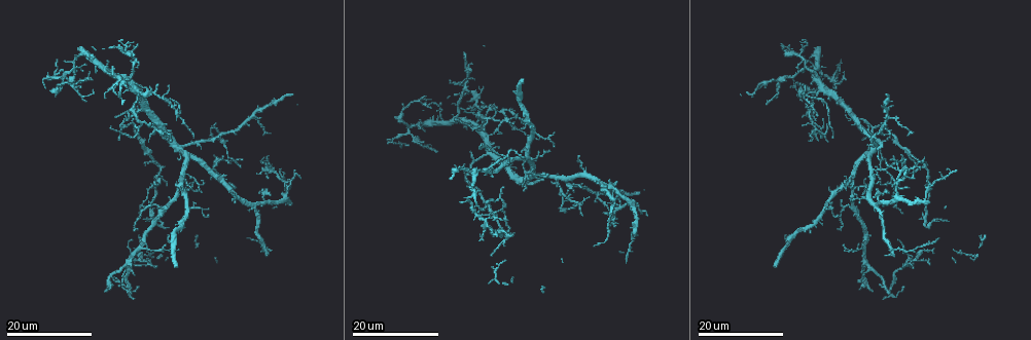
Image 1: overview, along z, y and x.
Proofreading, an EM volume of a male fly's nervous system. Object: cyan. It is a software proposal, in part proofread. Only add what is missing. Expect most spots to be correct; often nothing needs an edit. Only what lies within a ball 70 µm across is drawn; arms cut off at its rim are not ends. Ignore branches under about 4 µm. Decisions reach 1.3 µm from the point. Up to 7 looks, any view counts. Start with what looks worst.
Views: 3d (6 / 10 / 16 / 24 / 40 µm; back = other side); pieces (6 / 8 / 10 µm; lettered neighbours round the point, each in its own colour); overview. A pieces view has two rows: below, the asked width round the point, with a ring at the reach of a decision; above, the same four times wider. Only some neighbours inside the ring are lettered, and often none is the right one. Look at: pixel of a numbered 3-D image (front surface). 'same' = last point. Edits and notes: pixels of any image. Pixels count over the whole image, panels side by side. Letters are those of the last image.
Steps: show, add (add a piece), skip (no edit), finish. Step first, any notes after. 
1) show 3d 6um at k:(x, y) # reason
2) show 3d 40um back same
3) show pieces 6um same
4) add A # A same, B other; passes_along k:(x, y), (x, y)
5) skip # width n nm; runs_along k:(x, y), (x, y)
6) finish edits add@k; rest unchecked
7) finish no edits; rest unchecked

show 3d 24um at 1:(137, 231) # tapers out

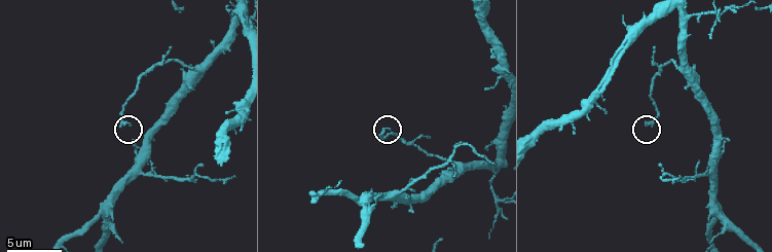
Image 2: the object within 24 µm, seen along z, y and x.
show pieces 6um at 2:(646, 122)

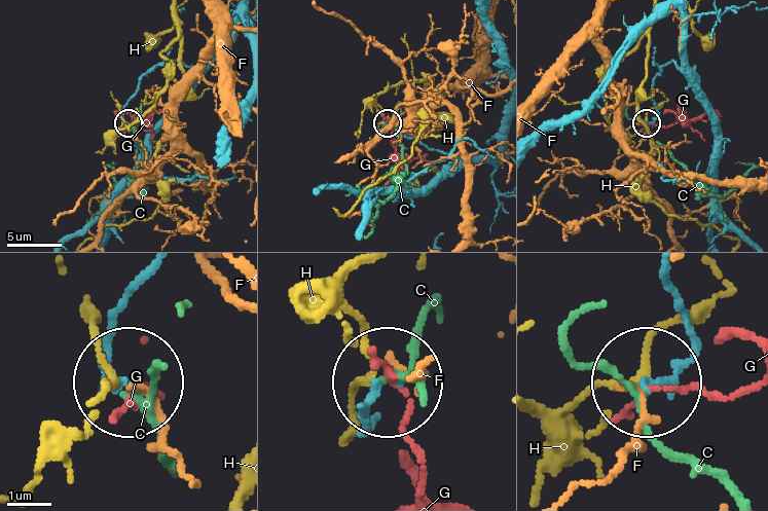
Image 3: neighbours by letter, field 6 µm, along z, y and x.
skip # C other, F other, G other, H other; none of them fits

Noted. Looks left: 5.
show 3d 24um at 1:(159, 83) # an open end

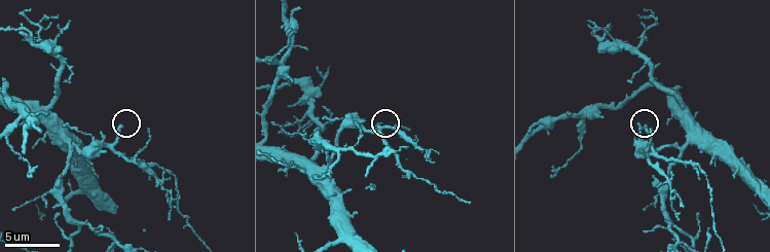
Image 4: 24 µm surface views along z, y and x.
show pieces 8um at 4:(119, 127)

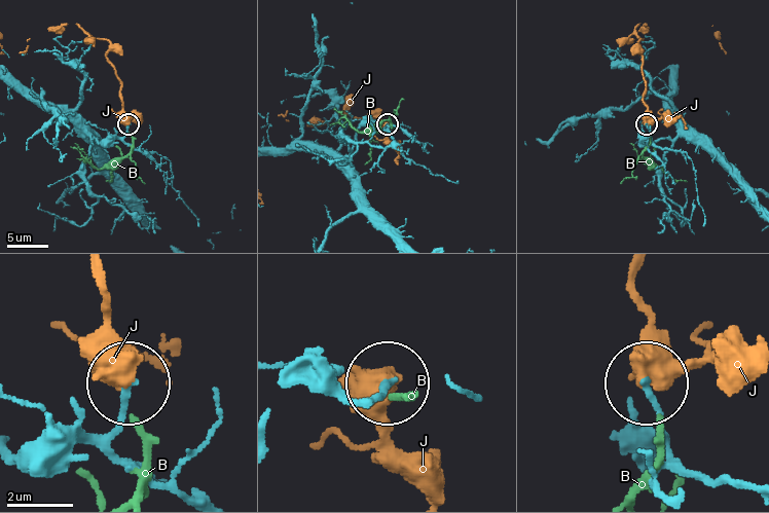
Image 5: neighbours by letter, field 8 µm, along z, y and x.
skip # B other, J other; runs_along 5:(295, 386), (329, 386), (362, 402), (383, 388); no lettered piece goes on from it

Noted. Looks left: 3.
show 3d 16um at 1:(930, 262) # an open end

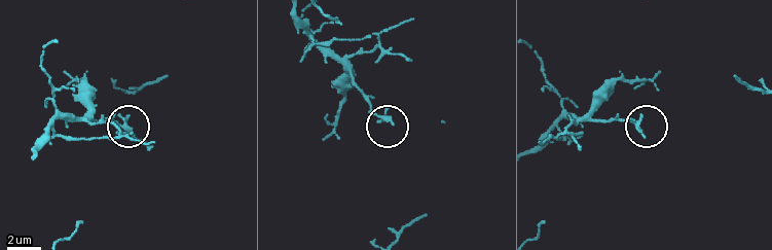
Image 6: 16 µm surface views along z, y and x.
show pieces 10um at 6:(643, 135)

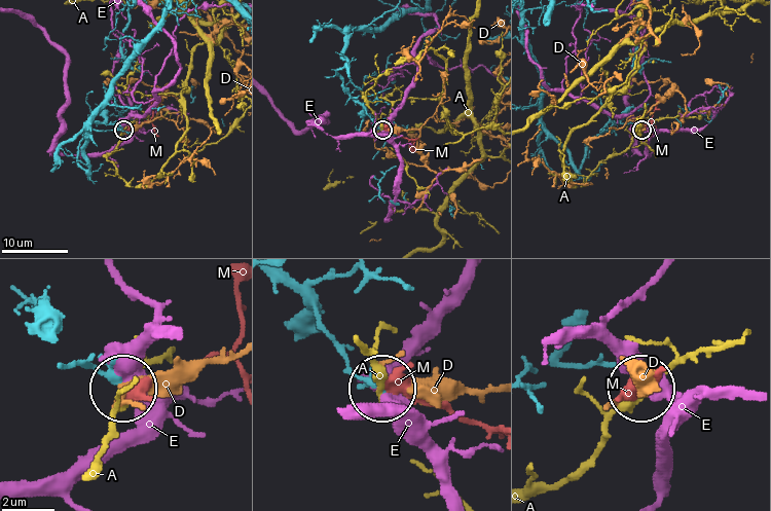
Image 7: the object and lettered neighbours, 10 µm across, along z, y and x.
skip # width 220 nm; A other, D other, E other, M other; no lettered piece goes on from it

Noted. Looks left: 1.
finish no edits; rest unchecked

